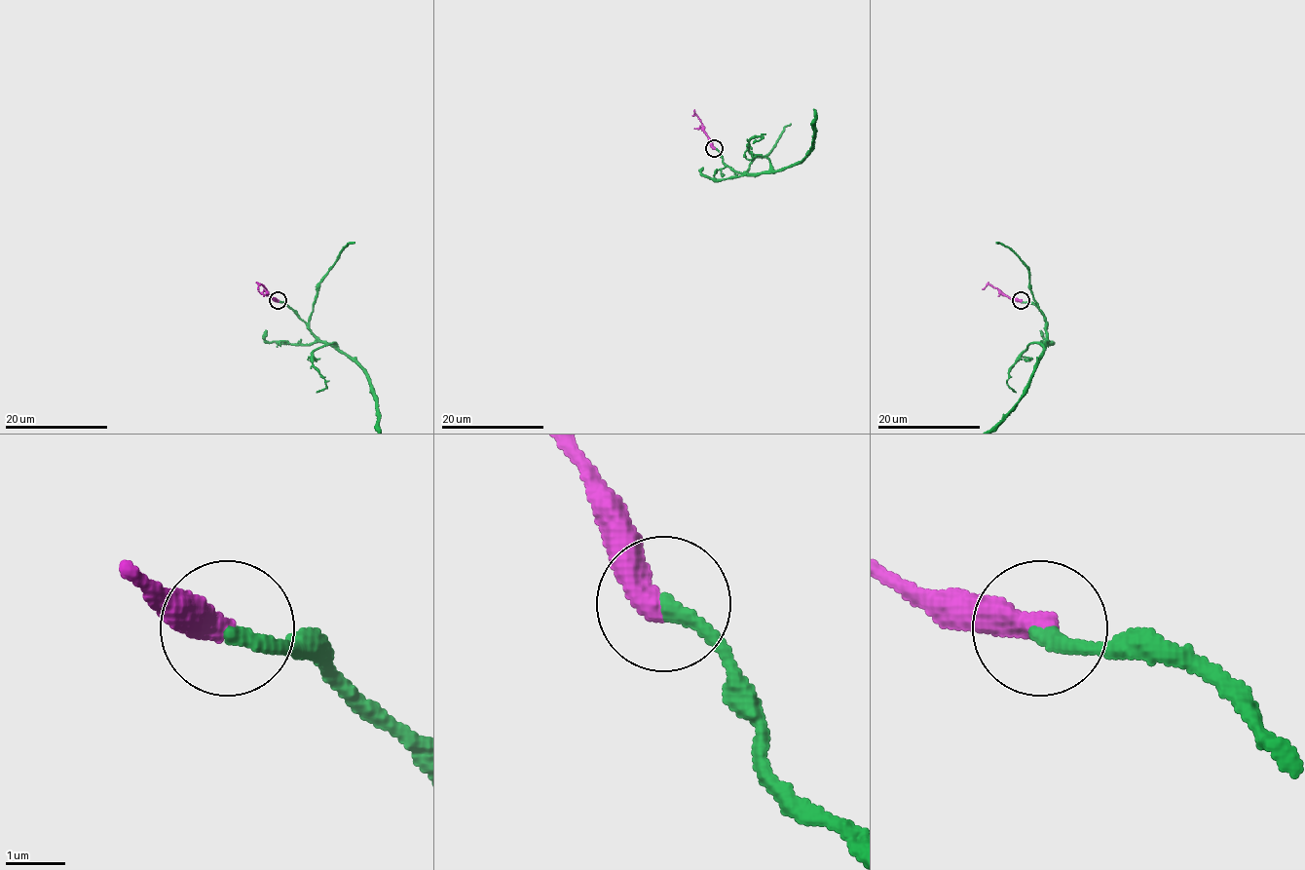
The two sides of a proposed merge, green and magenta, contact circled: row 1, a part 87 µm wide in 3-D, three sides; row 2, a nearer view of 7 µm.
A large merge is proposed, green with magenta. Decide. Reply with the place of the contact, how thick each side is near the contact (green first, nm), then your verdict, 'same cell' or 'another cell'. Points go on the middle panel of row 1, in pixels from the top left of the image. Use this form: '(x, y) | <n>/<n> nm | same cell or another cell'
(714, 148) | 240/480 nm | same cell

